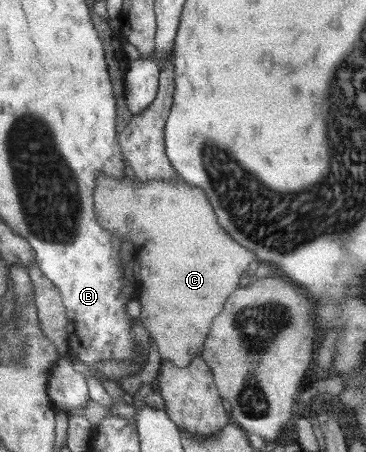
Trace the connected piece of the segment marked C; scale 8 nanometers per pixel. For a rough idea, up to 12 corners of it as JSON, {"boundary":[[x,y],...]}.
{"boundary":[[99,172],[161,360],[202,356],[257,253],[179,175]]}

